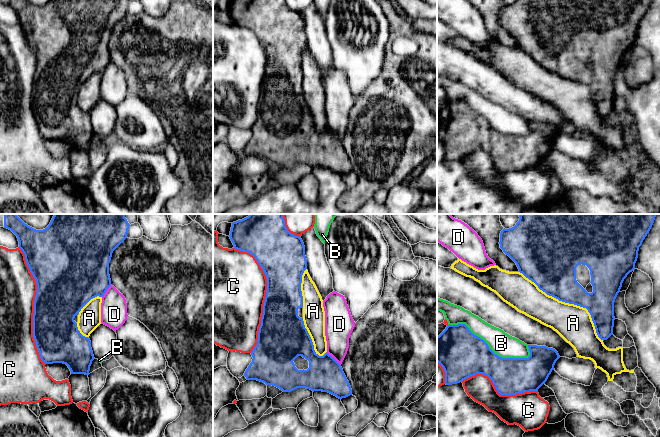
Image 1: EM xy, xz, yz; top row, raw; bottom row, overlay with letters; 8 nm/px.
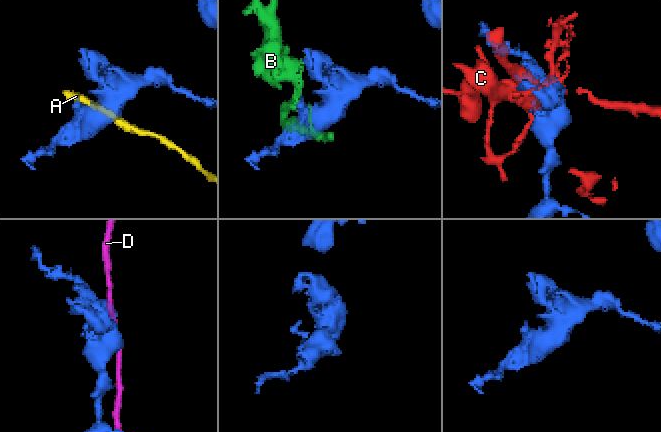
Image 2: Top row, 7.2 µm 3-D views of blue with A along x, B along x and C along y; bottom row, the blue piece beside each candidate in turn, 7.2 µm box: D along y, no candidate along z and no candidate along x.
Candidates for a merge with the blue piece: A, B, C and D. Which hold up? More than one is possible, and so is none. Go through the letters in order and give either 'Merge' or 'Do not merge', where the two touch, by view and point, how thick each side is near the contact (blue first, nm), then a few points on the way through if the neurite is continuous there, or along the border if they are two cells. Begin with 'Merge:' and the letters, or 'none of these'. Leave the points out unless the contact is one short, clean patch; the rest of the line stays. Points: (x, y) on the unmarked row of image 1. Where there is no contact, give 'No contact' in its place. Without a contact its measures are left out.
Merge: none of these
A: Do not merge. Touches blue at yz (569, 79). Thickness 320 nm (blue) against 300 nm
B: Do not merge. Touches blue at yz (488, 123). Thickness 380 nm (blue) against 190 nm
C: Do not merge. Touches blue at xy (34, 82). Thickness 400 nm (blue) against 300 nm
D: Do not merge. Touches blue at xz (333, 134). Thickness 280 nm (blue) against 220 nm

